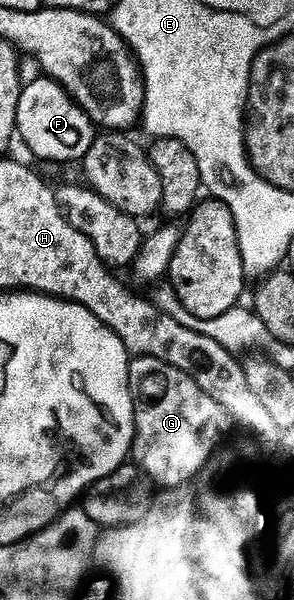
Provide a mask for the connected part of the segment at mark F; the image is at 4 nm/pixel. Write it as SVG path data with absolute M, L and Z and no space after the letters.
M36 76L32 83L21 85L16 104L16 134L28 145L32 154L52 162L83 159L94 137L94 123L71 94L47 76Z

